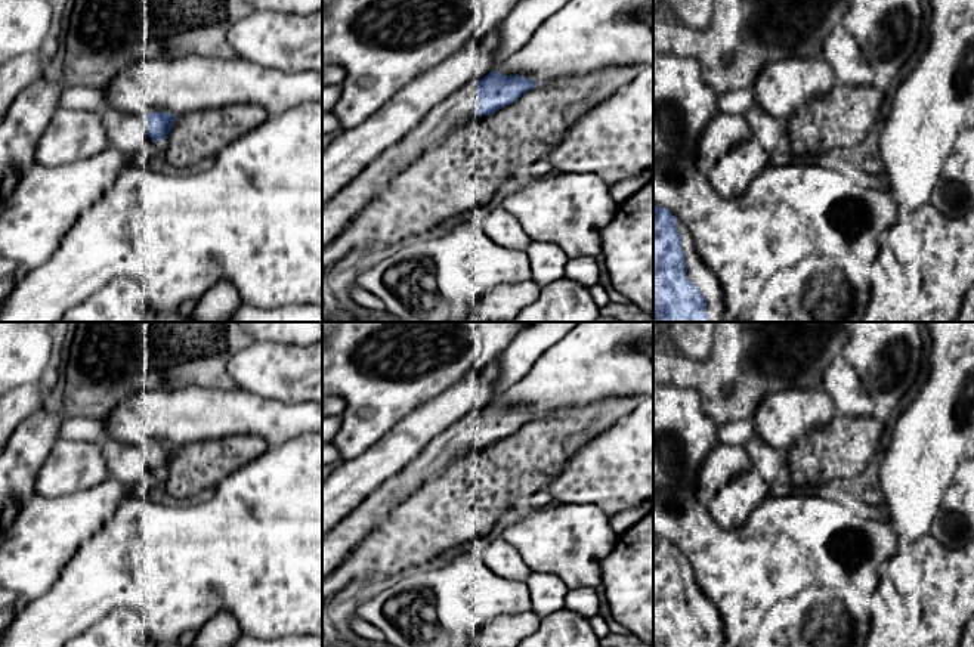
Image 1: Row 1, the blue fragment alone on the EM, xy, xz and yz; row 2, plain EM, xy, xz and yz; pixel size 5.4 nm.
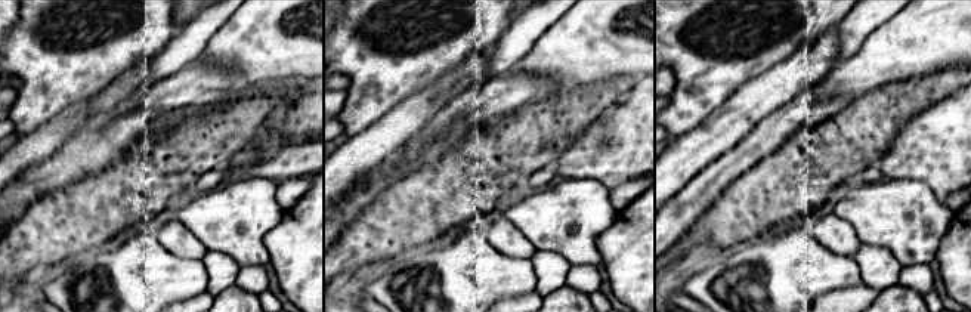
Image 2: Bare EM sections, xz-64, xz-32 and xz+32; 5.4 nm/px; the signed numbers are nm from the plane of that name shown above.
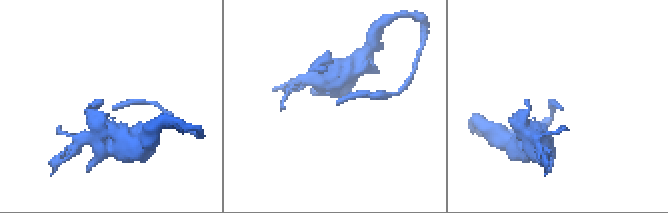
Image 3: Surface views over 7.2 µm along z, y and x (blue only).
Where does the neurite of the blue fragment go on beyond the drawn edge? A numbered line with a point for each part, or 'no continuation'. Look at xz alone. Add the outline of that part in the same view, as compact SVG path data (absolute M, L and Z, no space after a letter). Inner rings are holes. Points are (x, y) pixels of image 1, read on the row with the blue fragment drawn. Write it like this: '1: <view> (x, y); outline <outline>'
1: xz (461, 107); outline M477 81L435 106L399 143L386 149L322 207L322 248L334 241L355 216L426 151L440 145L455 127L477 115Z

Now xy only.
1: xy (127, 132); outline M117 109L101 111L103 126L109 137L109 146L120 151L142 155L148 151L146 117L126 114Z

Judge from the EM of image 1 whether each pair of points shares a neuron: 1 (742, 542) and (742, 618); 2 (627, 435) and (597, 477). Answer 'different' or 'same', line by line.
1: same
2: same

